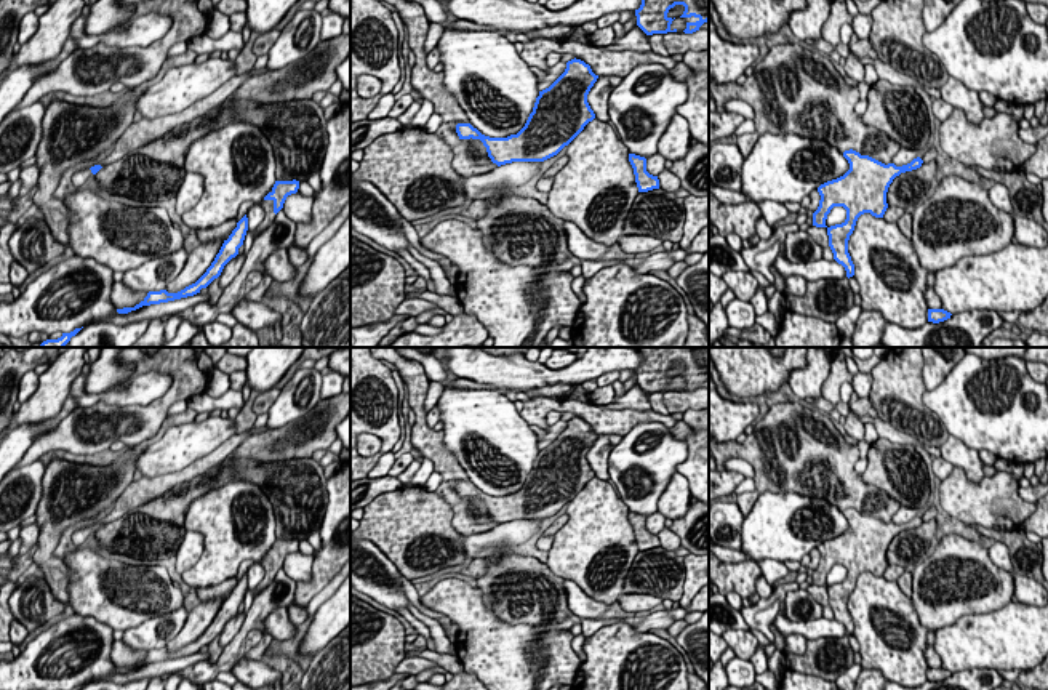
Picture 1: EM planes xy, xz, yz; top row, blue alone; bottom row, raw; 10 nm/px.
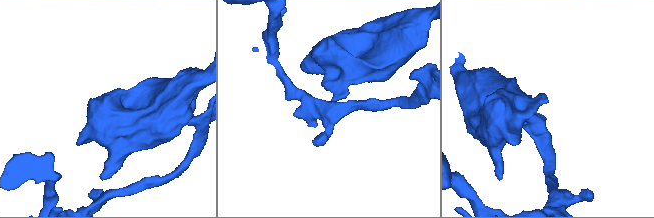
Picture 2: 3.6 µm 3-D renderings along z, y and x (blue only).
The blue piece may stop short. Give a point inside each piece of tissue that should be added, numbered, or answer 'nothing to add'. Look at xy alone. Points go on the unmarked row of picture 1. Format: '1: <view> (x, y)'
1: xy (232, 626)

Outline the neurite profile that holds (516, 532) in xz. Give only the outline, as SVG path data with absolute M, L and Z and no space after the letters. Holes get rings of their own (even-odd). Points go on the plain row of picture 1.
M512 520L494 527L490 532L475 535L461 535L461 546L469 559L474 559L480 551L496 546L514 546L530 540L542 520Z

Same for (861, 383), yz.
M859 371L859 373L853 375L851 386L859 399L869 399L872 381L874 381L874 378L870 373Z

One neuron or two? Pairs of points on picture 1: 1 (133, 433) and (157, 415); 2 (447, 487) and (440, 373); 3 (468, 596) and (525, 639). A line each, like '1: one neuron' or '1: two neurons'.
1: one neuron
2: two neurons
3: one neuron

